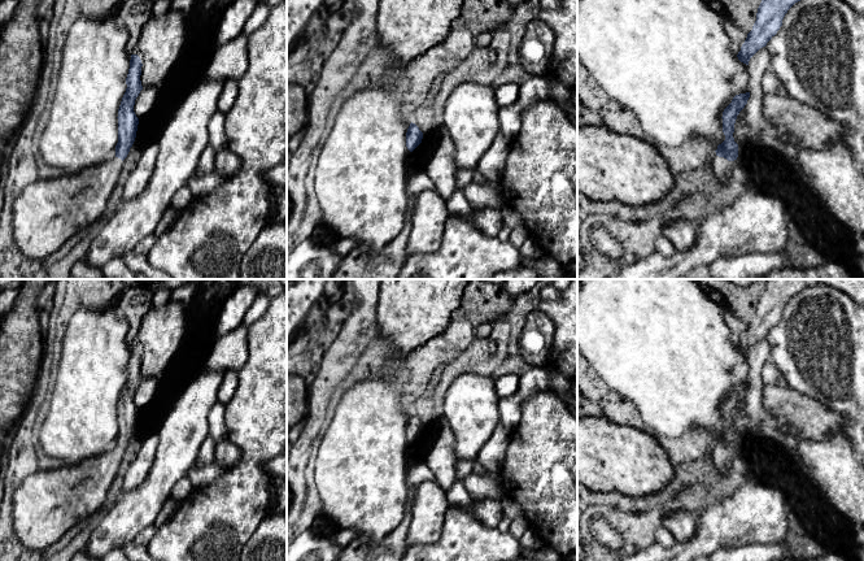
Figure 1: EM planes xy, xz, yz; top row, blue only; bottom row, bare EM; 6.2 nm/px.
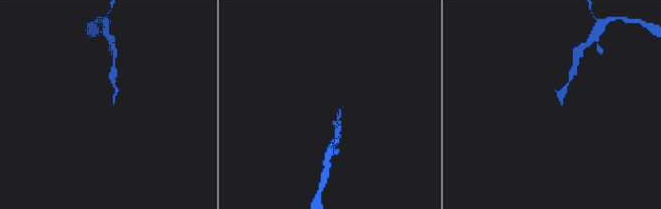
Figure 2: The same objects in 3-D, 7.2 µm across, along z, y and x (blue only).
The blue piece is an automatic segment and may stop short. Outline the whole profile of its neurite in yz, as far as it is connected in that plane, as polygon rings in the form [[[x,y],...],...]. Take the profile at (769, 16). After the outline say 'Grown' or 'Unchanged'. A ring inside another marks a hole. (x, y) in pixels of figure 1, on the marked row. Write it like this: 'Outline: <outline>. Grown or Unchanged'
Outline: [[[762,0],[756,21],[737,57],[749,65],[750,58],[777,34],[787,10],[800,0]]]. Unchanged

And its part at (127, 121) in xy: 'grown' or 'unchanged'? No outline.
grown

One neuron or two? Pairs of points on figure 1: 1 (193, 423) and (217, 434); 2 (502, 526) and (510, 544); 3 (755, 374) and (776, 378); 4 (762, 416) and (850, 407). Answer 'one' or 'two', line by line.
1: two
2: two
3: two
4: two

